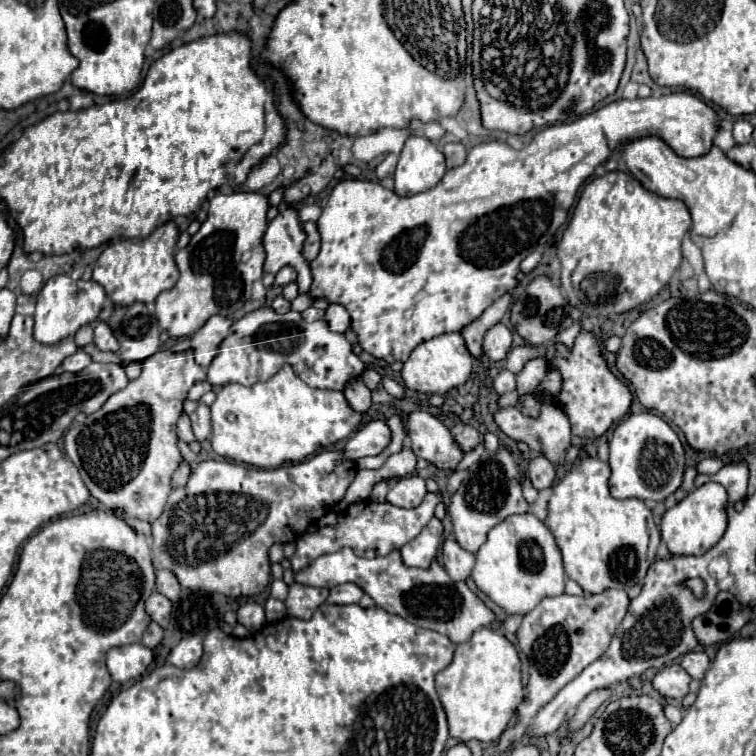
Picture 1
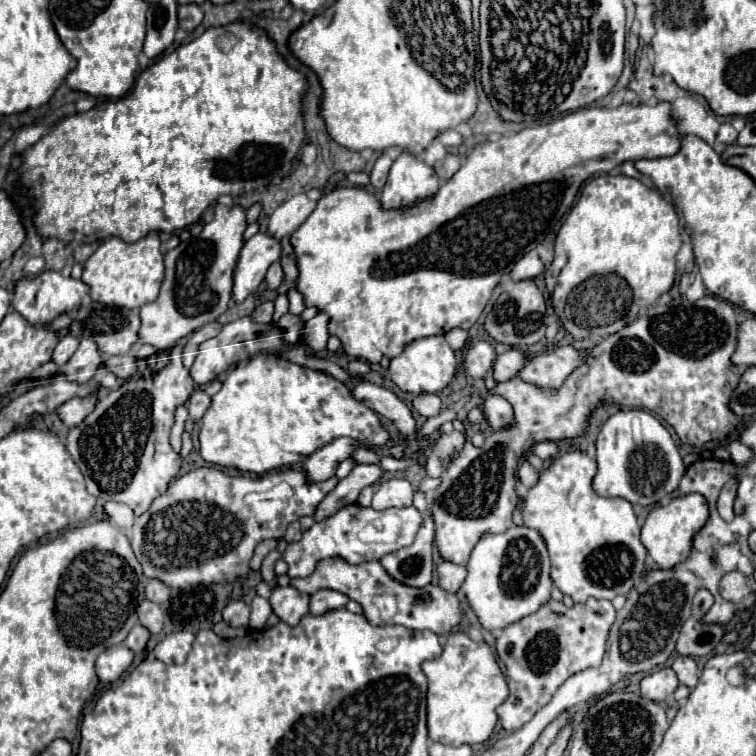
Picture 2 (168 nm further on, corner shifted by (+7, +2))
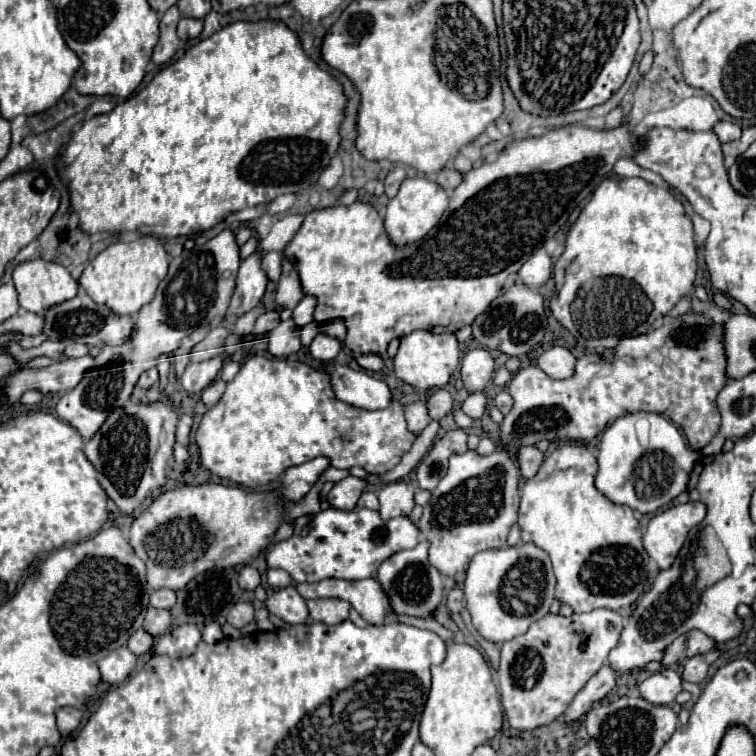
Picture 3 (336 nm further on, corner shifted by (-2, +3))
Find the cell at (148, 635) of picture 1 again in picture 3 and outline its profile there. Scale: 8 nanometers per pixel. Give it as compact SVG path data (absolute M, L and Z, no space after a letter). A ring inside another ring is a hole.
M143 628L141 630L137 630L131 638L129 638L129 642L127 642L127 648L133 652L133 654L147 654L149 650L151 650L151 646L153 646L153 636L151 634L147 634Z

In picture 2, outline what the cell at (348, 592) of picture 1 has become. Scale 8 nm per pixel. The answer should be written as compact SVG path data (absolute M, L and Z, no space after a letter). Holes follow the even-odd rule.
M322 589L322 591L318 591L318 593L312 595L312 599L310 599L310 613L312 613L312 615L322 615L322 613L326 613L326 611L346 607L348 601L350 601L348 595L342 595L340 591Z

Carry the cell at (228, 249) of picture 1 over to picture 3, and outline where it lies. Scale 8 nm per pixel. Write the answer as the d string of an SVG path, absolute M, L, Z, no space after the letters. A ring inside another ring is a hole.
M223 230L203 246L183 250L181 256L173 258L165 280L157 286L155 298L137 312L129 340L121 346L101 348L101 352L95 356L97 364L87 370L83 380L59 400L55 408L59 418L77 428L85 440L91 440L99 426L103 426L107 420L107 414L131 398L139 376L145 370L157 366L161 354L177 350L185 336L189 336L199 326L207 326L215 316L225 316L231 294L235 290L239 264L239 246L231 230Z

